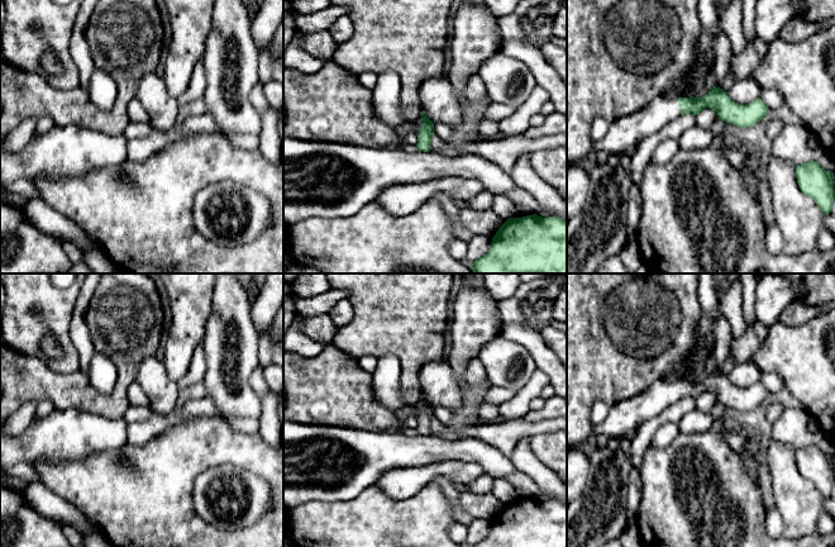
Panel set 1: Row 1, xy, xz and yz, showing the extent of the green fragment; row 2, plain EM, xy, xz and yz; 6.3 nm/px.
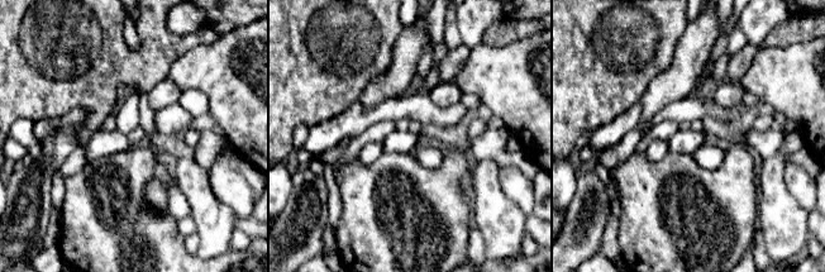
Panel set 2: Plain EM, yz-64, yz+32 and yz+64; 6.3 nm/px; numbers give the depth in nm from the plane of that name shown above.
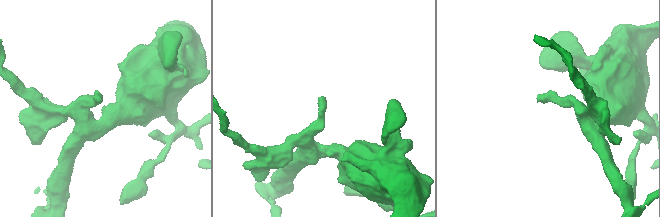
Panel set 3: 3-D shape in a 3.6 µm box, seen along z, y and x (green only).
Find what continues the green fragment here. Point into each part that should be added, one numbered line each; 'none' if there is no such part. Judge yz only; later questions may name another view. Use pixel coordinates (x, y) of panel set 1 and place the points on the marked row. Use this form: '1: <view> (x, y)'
1: yz (626, 132)

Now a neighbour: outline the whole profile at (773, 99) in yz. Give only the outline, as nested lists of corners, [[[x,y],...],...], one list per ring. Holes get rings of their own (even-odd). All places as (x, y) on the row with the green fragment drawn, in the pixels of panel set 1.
[[[762,89],[760,99],[768,109],[777,109],[786,104],[783,95],[774,89]]]

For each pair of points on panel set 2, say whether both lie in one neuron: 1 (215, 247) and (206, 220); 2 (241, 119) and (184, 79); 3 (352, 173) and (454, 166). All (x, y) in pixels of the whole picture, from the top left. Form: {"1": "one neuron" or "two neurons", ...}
{"1": "one neuron", "2": "one neuron", "3": "one neuron"}

